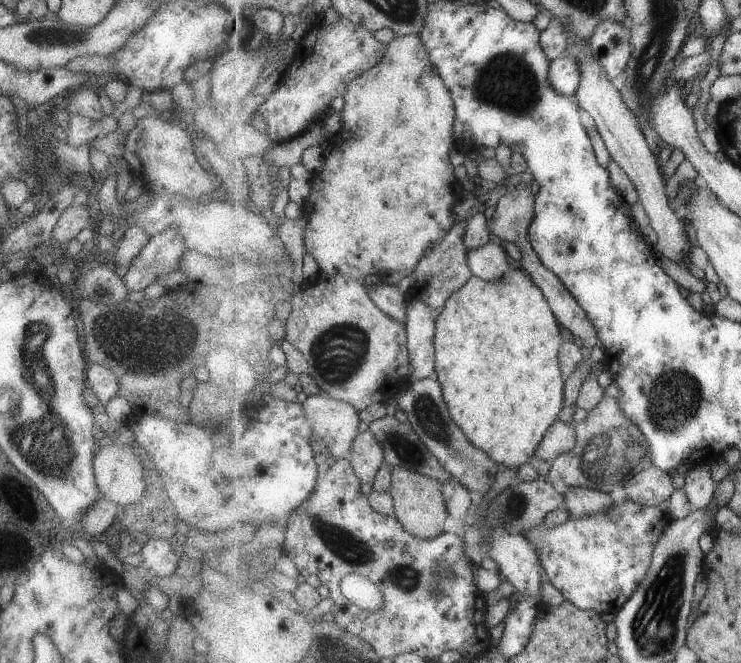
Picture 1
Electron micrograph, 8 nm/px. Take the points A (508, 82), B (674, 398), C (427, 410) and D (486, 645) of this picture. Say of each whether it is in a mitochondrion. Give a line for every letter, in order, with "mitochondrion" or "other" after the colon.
A: mitochondrion
B: mitochondrion
C: mitochondrion
D: other

